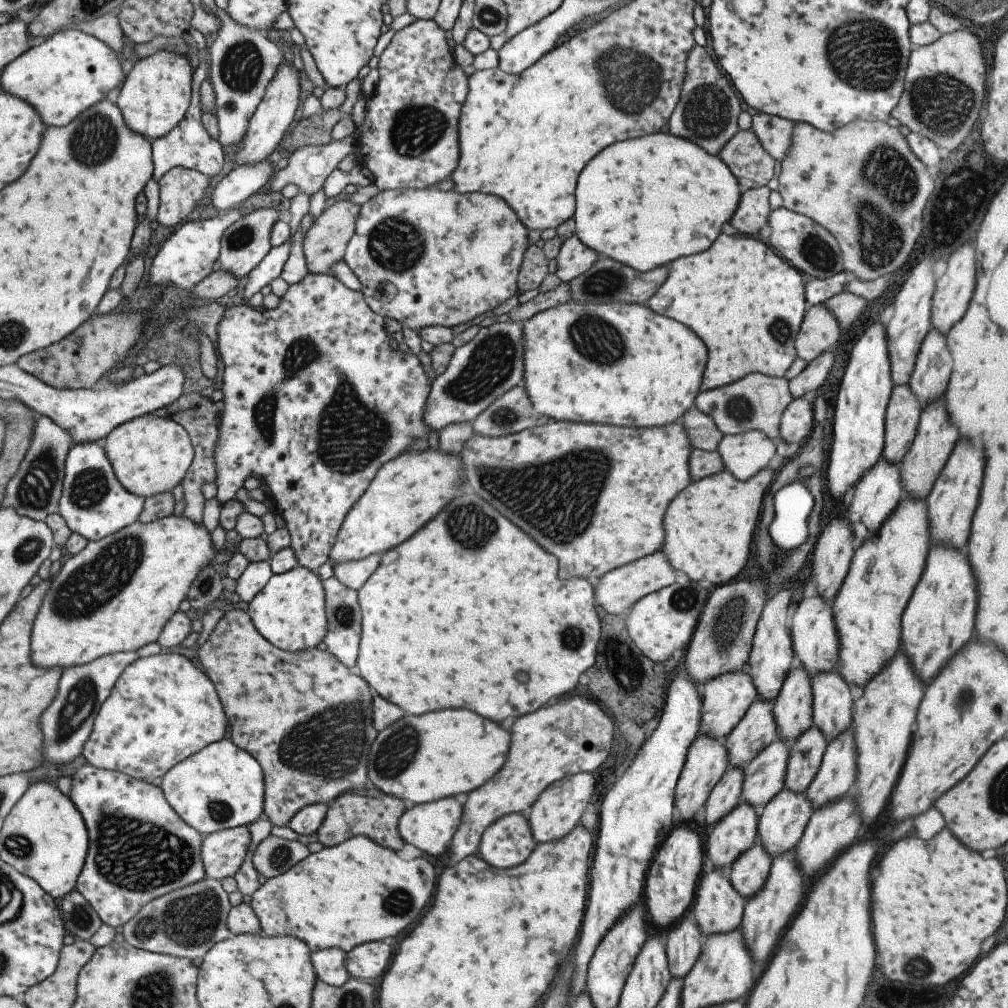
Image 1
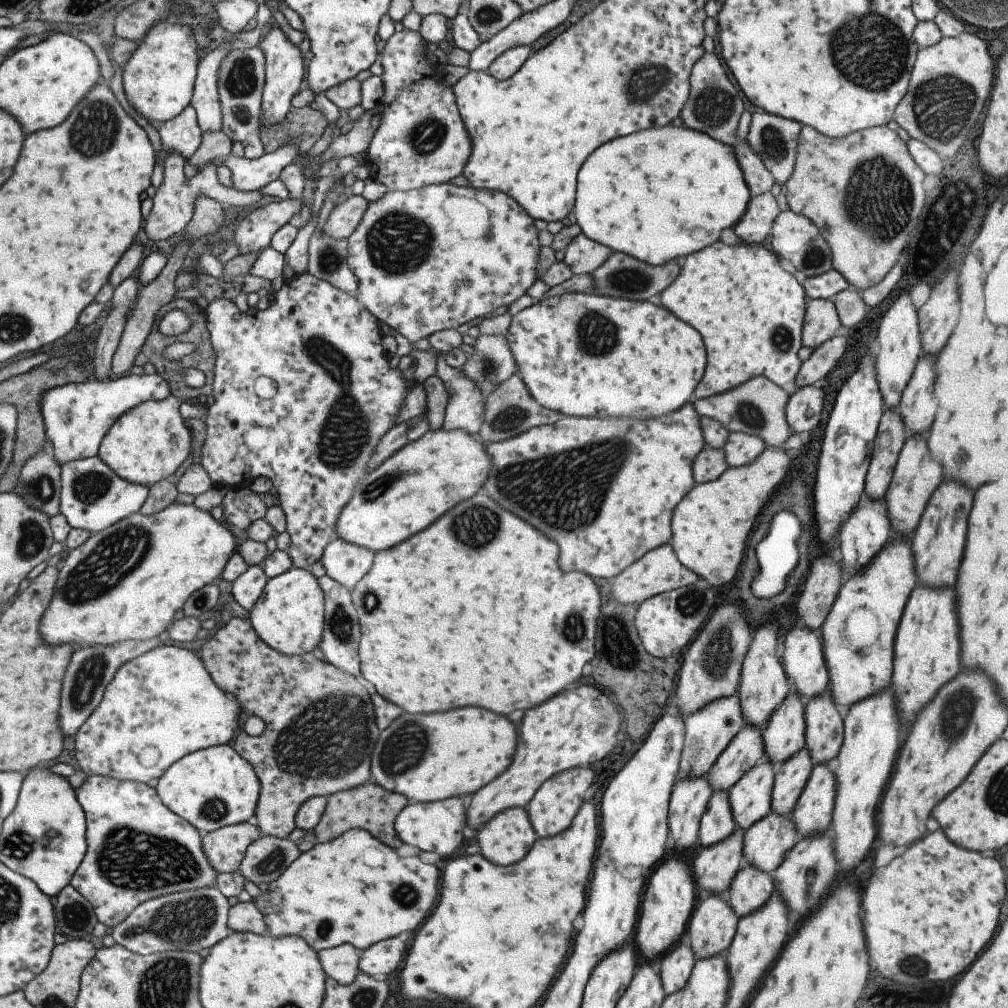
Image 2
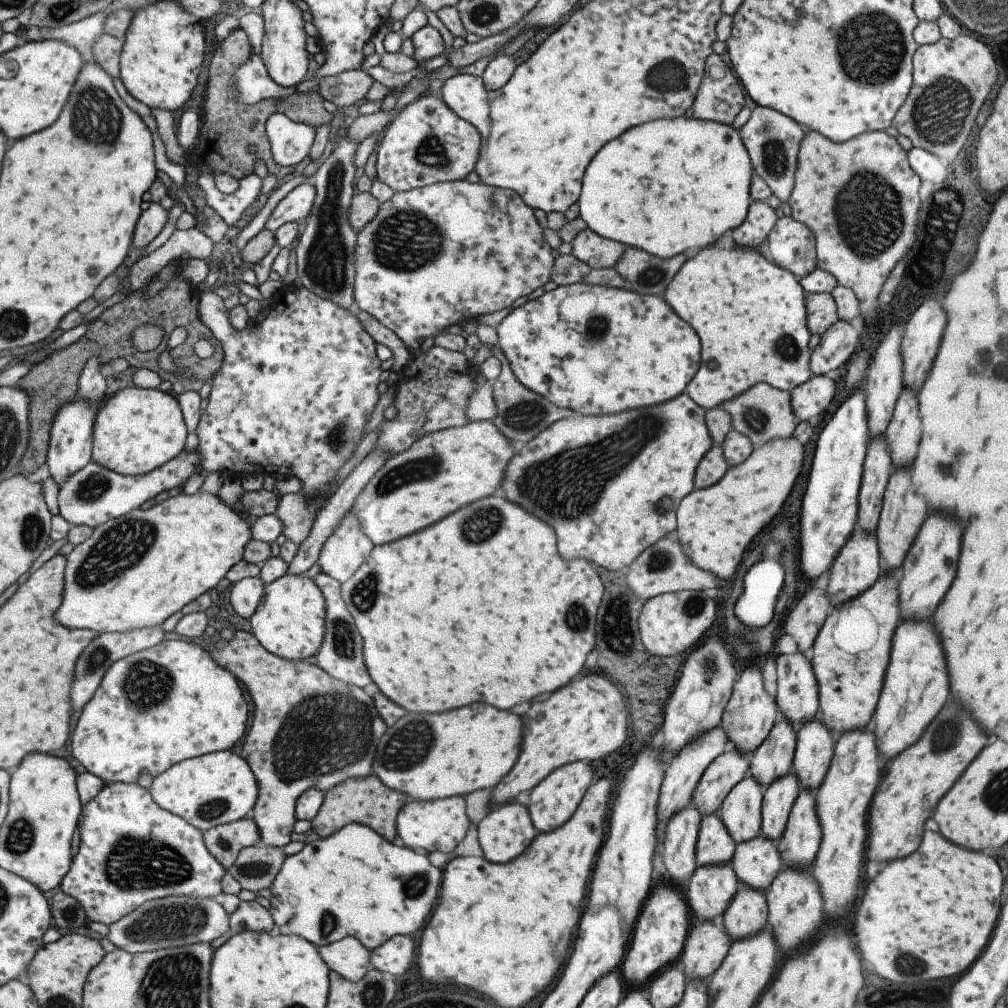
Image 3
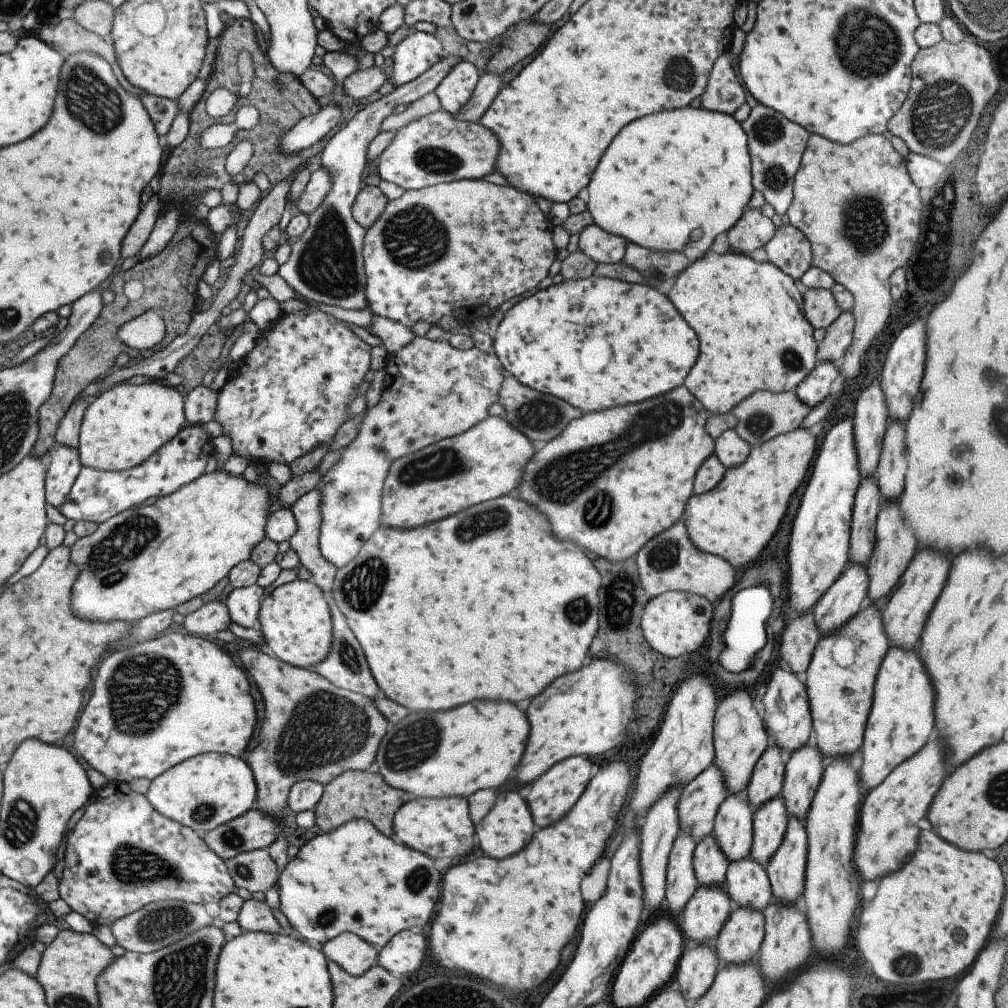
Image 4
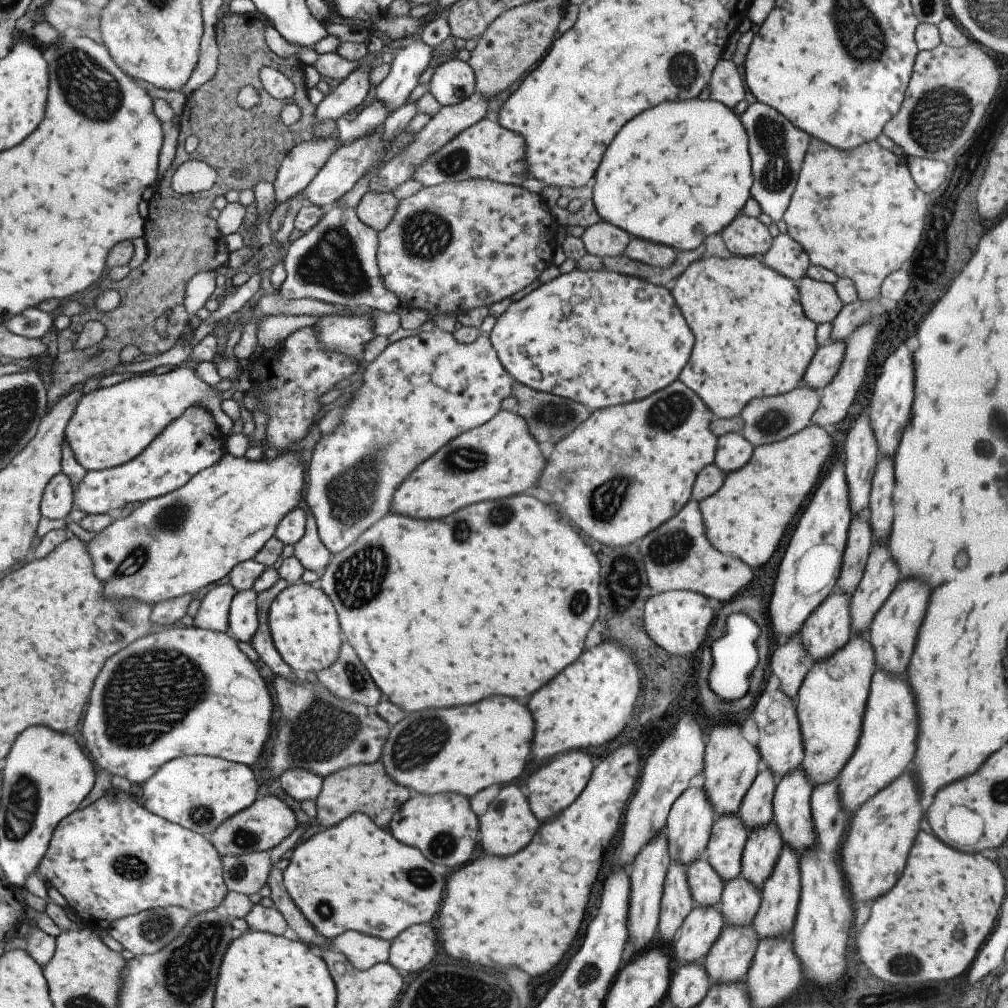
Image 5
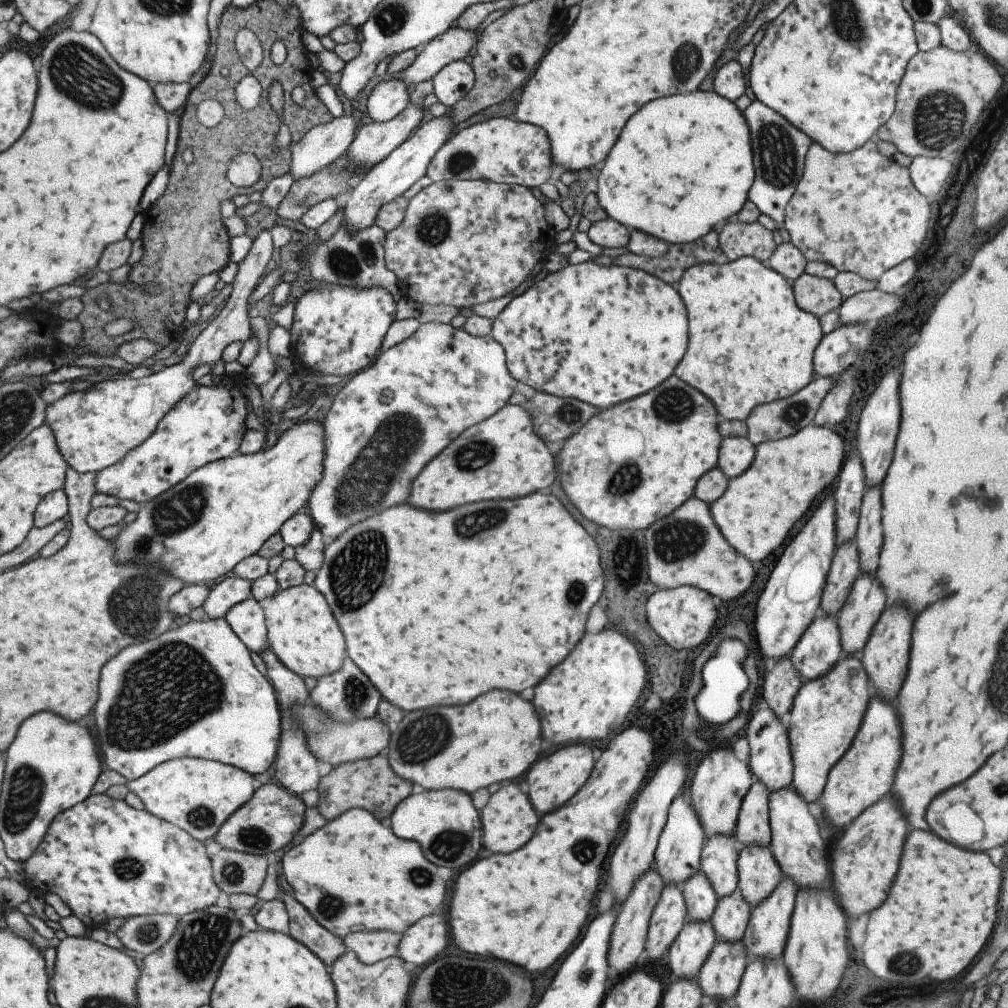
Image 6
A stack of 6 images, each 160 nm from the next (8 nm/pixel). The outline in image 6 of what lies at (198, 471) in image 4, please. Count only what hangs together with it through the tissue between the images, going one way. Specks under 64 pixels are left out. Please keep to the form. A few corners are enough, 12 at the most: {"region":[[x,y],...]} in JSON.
{"region":[[242,371],[199,381],[96,492],[138,505],[238,454]]}

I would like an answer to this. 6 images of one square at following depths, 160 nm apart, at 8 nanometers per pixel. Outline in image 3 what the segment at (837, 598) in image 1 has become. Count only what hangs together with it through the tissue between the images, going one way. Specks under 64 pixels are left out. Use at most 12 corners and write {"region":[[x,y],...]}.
{"region":[[897,573],[830,608],[808,653],[817,720],[870,727]]}

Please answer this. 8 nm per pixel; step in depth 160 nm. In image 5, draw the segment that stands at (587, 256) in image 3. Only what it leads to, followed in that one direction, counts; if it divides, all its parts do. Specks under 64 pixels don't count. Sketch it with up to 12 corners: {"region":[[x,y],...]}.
{"region":[[603,220],[580,237],[586,254],[623,254],[627,231]]}

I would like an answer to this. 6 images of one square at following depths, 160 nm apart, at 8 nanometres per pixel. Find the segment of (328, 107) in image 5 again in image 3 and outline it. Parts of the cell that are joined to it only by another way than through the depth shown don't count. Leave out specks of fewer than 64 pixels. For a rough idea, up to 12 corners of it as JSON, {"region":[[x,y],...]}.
{"region":[[273,113],[264,124],[272,162],[301,167],[316,128]]}

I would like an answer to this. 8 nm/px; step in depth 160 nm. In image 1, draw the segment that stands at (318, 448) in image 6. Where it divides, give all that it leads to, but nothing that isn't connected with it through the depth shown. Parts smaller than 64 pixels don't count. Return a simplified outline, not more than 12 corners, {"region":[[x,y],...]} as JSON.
{"region":[[137,520],[49,580],[31,664],[154,642],[217,555],[202,523]]}

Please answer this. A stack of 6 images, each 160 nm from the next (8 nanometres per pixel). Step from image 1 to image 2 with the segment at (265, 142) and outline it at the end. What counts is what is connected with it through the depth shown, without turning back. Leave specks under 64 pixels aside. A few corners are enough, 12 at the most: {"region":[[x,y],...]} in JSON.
{"region":[[278,26],[264,56],[261,125],[284,119],[301,89],[301,51]]}

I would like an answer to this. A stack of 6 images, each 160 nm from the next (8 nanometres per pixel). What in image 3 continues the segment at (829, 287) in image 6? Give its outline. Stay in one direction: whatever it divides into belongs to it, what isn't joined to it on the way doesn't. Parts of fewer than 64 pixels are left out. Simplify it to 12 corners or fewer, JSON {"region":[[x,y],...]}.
{"region":[[830,293],[804,296],[806,327],[822,335],[837,319]]}

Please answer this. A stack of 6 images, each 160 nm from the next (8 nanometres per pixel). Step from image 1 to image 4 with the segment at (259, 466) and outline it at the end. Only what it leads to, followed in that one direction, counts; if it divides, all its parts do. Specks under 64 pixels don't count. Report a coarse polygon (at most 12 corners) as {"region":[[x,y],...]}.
{"region":[[281,314],[217,390],[232,452],[288,465],[345,422],[370,346]]}

